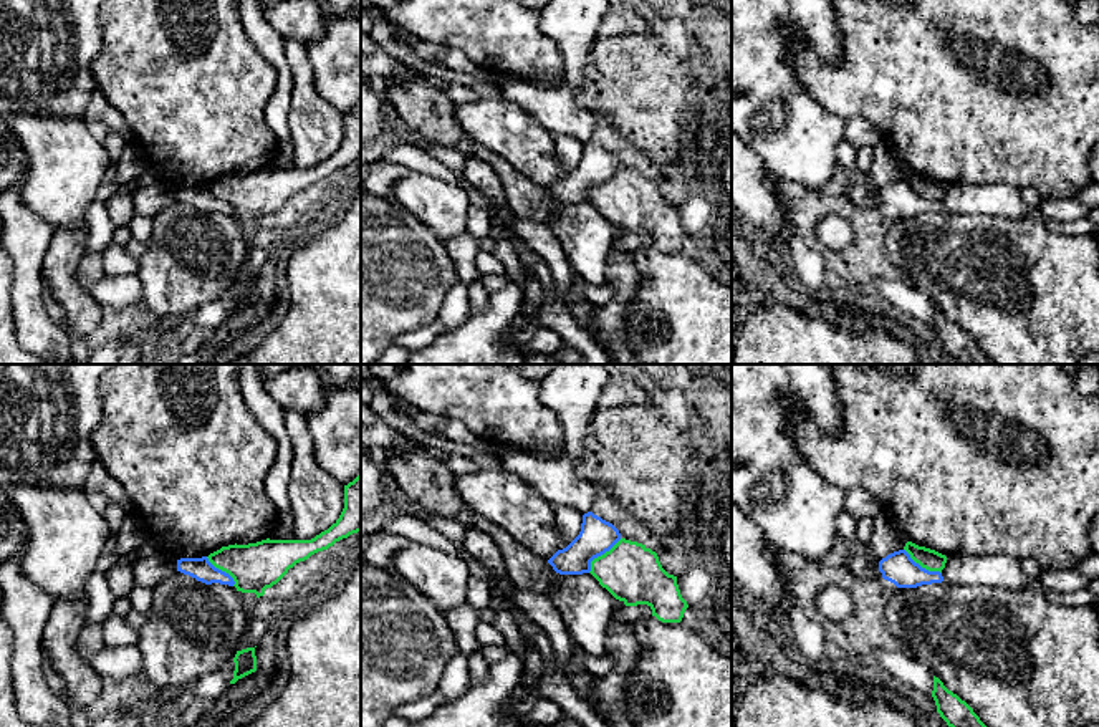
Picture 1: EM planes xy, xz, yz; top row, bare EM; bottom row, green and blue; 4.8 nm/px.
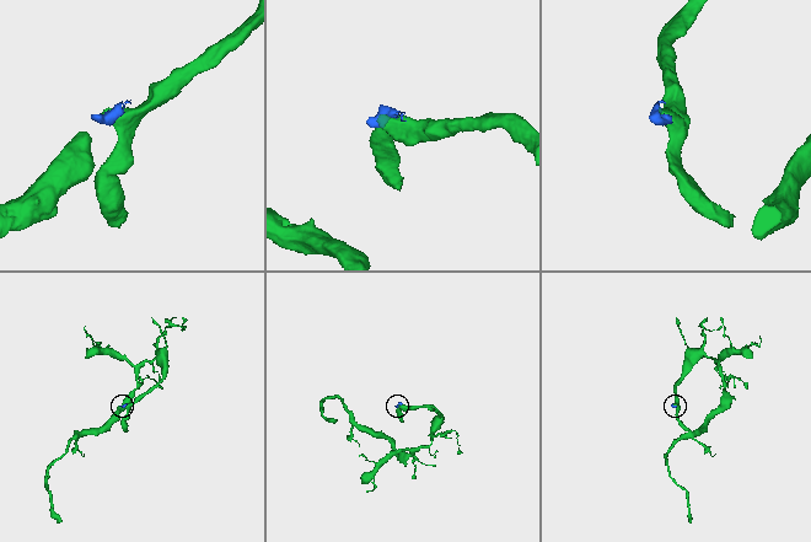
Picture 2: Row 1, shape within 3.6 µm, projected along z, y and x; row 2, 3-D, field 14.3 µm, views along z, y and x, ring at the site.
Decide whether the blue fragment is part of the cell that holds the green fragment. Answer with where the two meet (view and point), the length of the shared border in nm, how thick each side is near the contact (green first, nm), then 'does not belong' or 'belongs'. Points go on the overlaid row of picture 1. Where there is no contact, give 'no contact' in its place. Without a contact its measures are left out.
contact xz (601, 555); length 240 nm; calibres 280 and 170 nm; does not belong

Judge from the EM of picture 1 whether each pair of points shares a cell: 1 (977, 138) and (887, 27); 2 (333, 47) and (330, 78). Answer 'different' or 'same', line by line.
1: same
2: same

